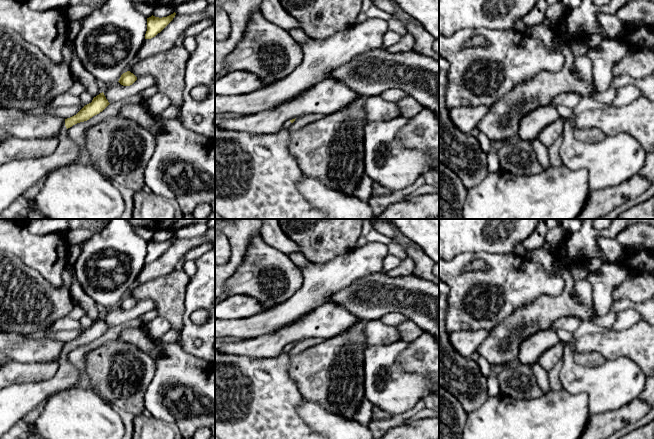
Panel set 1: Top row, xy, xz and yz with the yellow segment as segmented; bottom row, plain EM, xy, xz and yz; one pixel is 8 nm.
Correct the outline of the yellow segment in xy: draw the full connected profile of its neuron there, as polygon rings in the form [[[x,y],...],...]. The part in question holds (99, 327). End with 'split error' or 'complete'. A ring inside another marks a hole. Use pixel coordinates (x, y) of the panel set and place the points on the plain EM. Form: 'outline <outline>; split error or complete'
outline [[[104,317],[93,322],[76,339],[65,343],[56,373],[48,380],[18,383],[0,390],[0,436],[27,417],[42,401],[76,386],[79,370],[68,361],[67,353],[102,336],[110,327]]]; split error

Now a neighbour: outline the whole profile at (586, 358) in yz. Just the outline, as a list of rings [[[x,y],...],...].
[[[574,352],[573,357],[577,364],[583,366],[600,366],[606,361],[599,353],[595,352]]]

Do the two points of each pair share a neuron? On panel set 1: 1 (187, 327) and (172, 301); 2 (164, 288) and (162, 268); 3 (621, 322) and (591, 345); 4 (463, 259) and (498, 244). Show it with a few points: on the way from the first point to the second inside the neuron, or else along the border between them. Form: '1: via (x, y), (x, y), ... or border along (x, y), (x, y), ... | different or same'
1: border along (185, 296), (183, 323), (179, 333) | different
2: border along (174, 268), (164, 275), (141, 284) | different
3: border along (635, 323), (619, 330), (611, 329) | different
4: border along (482, 251), (505, 254) | different

